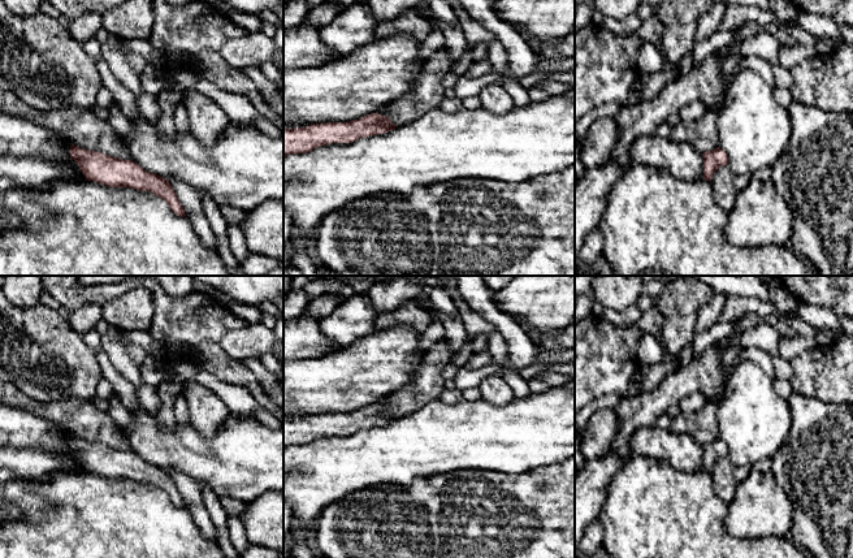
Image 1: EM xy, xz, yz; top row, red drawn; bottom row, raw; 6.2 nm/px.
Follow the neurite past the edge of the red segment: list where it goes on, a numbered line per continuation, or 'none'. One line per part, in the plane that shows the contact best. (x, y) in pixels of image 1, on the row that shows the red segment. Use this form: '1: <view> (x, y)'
none

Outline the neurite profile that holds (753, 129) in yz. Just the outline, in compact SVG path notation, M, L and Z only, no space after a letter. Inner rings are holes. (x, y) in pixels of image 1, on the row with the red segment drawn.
M754 70L739 72L729 83L716 118L718 147L728 156L733 176L772 168L788 147L793 124L788 108L775 99L775 90Z

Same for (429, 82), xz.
M446 48L436 51L423 64L421 72L416 75L413 90L400 99L390 101L377 113L389 117L394 125L399 126L438 107L433 98L441 94L445 75L455 61Z

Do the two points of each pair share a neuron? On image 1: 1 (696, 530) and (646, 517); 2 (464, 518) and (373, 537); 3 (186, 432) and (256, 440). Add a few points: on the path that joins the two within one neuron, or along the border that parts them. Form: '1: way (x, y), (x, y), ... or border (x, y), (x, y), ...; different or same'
1: way (684, 530), (665, 530), (658, 523); same
2: way (442, 537), (395, 537); same
3: way (203, 444), (239, 444); same

